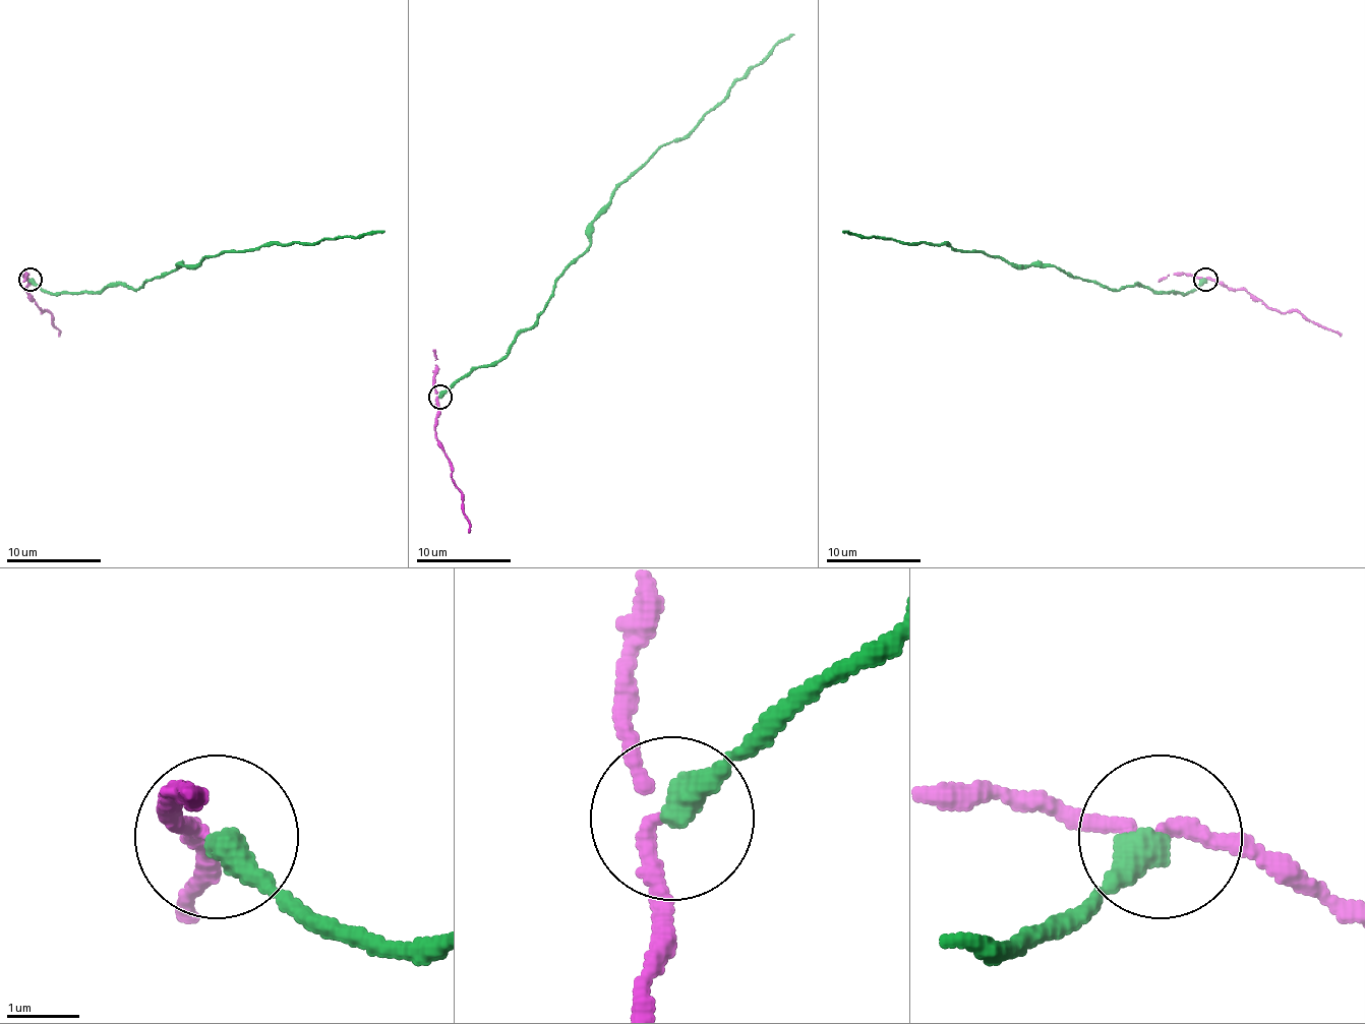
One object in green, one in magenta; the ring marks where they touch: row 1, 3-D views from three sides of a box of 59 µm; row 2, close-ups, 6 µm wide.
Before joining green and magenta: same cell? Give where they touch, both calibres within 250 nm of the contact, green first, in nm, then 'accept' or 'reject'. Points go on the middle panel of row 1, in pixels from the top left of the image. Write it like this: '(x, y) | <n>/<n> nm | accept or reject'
(439, 397) | 420/160 nm | reject

